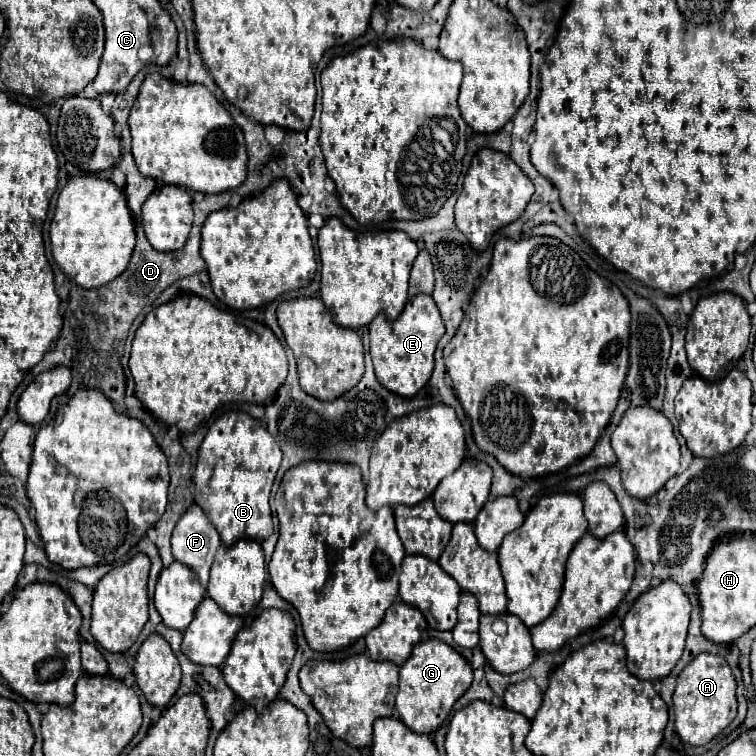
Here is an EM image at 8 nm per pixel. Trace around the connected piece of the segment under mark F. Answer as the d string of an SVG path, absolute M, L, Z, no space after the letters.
M194 503L176 523L172 535L172 553L180 563L194 569L200 585L206 587L208 573L220 543L218 531L208 521L204 511Z

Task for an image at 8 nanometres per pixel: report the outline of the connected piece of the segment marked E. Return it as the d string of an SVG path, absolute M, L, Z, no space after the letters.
M416 295L408 299L404 311L396 321L386 321L378 315L370 323L370 355L374 361L374 371L378 381L396 395L412 397L416 395L430 379L434 369L434 351L444 335L444 321L436 303L430 295Z

